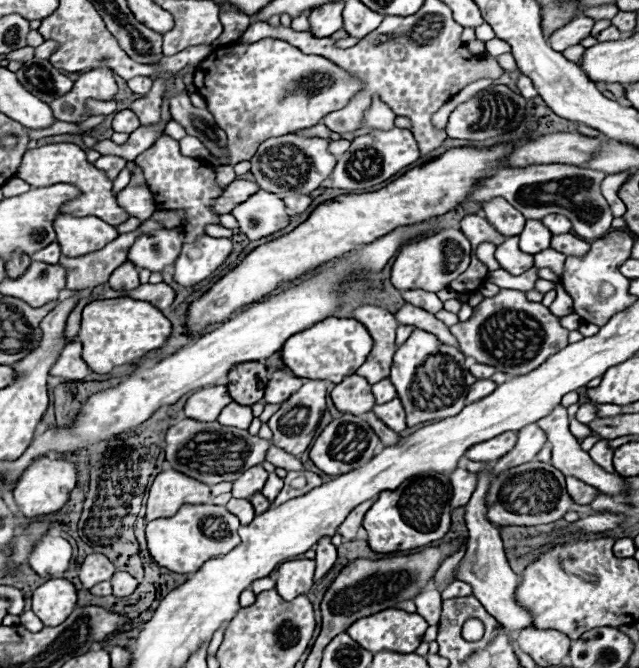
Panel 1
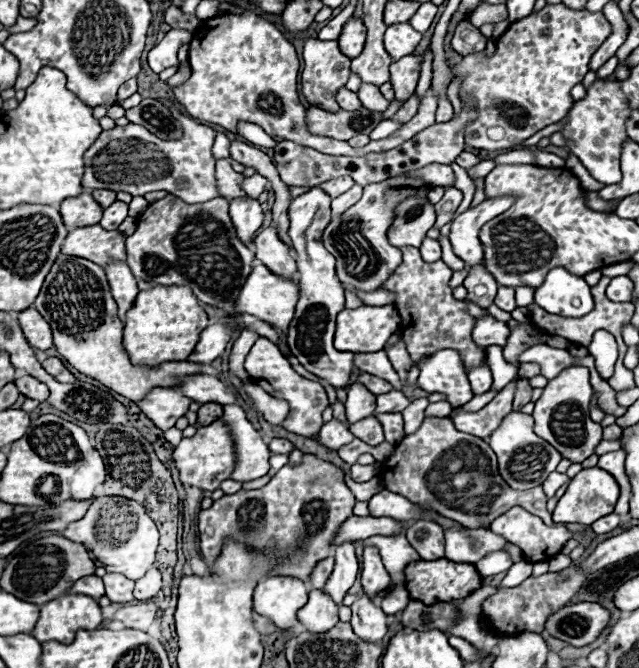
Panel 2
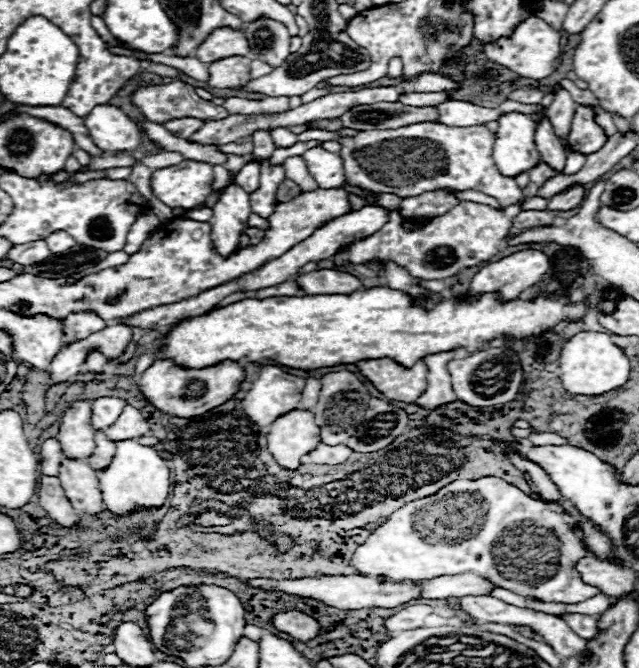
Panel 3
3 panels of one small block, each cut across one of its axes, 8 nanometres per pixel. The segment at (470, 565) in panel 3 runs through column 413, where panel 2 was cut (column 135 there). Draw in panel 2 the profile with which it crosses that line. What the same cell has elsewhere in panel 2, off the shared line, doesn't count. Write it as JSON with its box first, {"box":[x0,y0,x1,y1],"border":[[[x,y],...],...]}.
{"box":[62,496,158,580],"border":[[[122,496],[96,498],[88,514],[82,520],[72,522],[62,532],[62,536],[72,542],[84,544],[90,550],[90,558],[96,562],[96,566],[104,566],[106,572],[124,574],[130,580],[138,580],[142,578],[142,574],[146,574],[146,570],[150,570],[158,546],[156,524],[138,502]]]}

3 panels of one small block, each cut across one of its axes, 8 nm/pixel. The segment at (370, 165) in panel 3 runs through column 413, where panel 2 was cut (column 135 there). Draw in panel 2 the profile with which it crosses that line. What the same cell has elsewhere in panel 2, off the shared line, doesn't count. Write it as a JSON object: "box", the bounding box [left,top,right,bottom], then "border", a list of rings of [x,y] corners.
{"box":[84,99,218,204],"border":[[[158,99],[182,124],[182,138],[160,140],[142,126],[116,126],[104,130],[96,142],[84,154],[84,190],[114,190],[128,192],[132,196],[144,196],[154,190],[166,190],[176,194],[186,204],[198,204],[218,198],[216,188],[216,160],[212,156],[212,144],[216,132],[210,126],[196,122],[194,118],[178,111],[173,100]]]}

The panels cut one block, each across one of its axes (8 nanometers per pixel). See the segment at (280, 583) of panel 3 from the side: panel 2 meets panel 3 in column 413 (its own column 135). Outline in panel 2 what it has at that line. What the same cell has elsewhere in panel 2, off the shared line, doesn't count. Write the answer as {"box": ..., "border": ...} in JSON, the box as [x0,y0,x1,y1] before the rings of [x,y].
{"box":[134,568,162,602],"border":[[[150,568],[144,578],[136,580],[134,598],[140,600],[140,602],[148,602],[148,600],[152,600],[160,590],[162,590],[162,576],[160,576],[160,572],[158,572],[156,568]]]}

